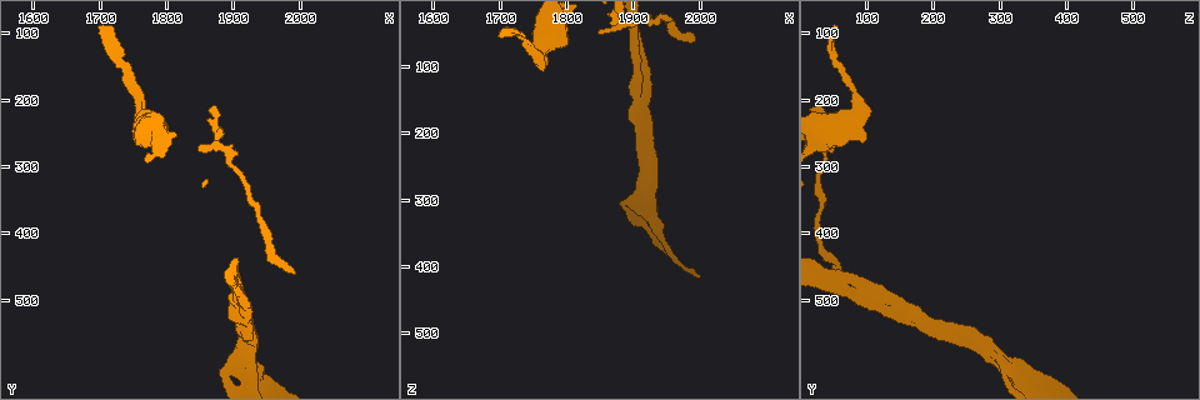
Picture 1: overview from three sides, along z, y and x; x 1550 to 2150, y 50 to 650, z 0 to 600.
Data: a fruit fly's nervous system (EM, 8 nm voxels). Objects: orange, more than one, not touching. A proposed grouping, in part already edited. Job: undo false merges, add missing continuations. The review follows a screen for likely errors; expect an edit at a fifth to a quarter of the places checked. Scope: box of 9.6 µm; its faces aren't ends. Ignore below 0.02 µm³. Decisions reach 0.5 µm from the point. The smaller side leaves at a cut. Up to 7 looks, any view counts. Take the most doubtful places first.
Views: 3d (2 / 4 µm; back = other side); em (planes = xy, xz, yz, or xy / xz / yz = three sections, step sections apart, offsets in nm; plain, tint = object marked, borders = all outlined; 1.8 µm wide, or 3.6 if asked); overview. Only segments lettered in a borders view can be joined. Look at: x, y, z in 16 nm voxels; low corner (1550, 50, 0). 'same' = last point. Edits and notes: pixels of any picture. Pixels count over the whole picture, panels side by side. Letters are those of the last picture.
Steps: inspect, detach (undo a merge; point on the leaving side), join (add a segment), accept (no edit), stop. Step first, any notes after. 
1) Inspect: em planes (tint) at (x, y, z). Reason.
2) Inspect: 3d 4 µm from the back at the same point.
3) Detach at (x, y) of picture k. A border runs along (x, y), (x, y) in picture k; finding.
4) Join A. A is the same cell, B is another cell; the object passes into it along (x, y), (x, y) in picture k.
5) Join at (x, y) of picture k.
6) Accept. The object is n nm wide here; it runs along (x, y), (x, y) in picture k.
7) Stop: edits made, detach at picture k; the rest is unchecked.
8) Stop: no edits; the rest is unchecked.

Inspect: em 3.6 µm xz step 4 (borders) at (1910, 525, 170). Three arms meet.

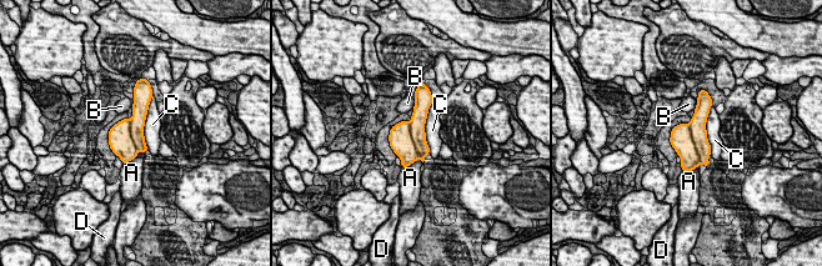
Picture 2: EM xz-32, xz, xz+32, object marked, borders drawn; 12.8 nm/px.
Inspect: em 3.6 µm planes (borders) at the same point. Another direction.

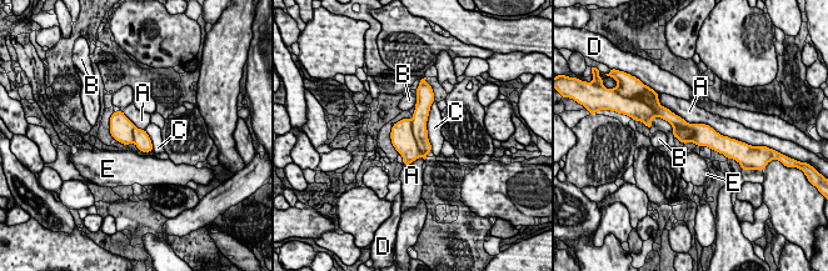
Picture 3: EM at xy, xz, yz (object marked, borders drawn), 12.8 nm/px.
Detach at (419, 119) of picture 3. The object is 280 nm wide here; A, B, C, D and E are other cells; a border runs along (410, 120), (413, 136), (422, 155) in picture 3; a second cell is stuck on.

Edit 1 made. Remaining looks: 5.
Inspect: em planes (tint) at (1755, 210, 90). Thick turns thin.

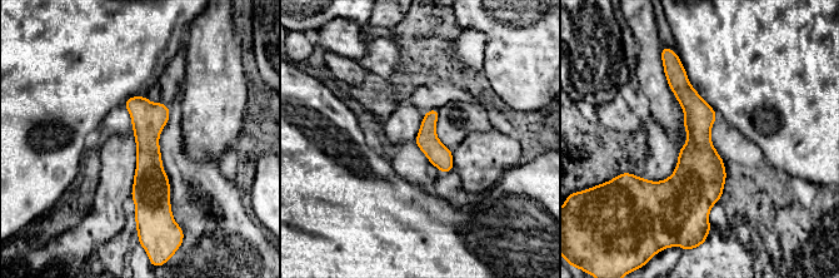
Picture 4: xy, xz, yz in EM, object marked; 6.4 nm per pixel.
Inspect: em planes (borders) at the same point. See the neighbours.

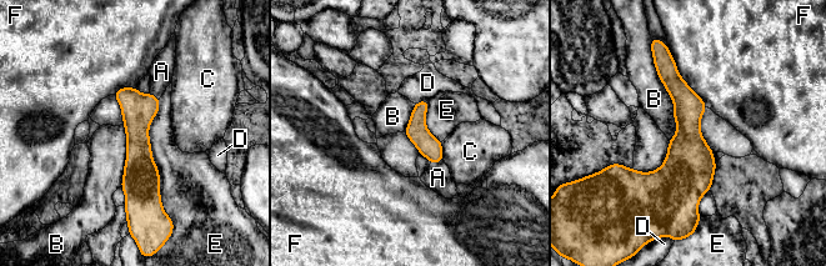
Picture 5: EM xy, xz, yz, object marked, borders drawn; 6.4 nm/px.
Accept. The object is 140 nm wide here; A, B, C, D, E and F are other cells; a border runs along (651, 53), (674, 105), (670, 140) in picture 5; one cell here.

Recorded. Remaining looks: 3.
Inspect: em planes (borders) at (1705, 85, 50). An open end.

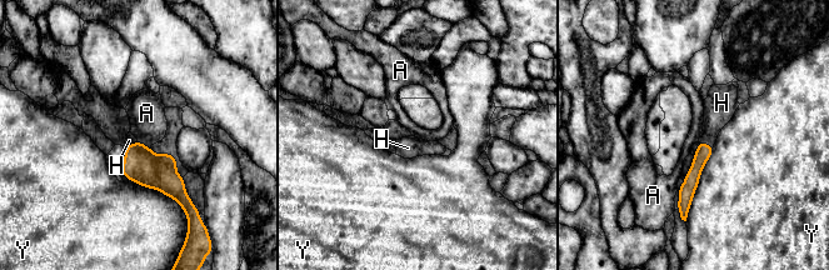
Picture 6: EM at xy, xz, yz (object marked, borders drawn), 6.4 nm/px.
Join H. The longest contact is with Y, 500 nm; H is the same cell, A and Y are other cells; the object passes into it along (704, 151), (707, 144), (719, 108) in picture 6; it goes on there.

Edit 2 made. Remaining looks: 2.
Stop: edits made, detach at picture 3, join at picture 6; the rest is unchecked.

